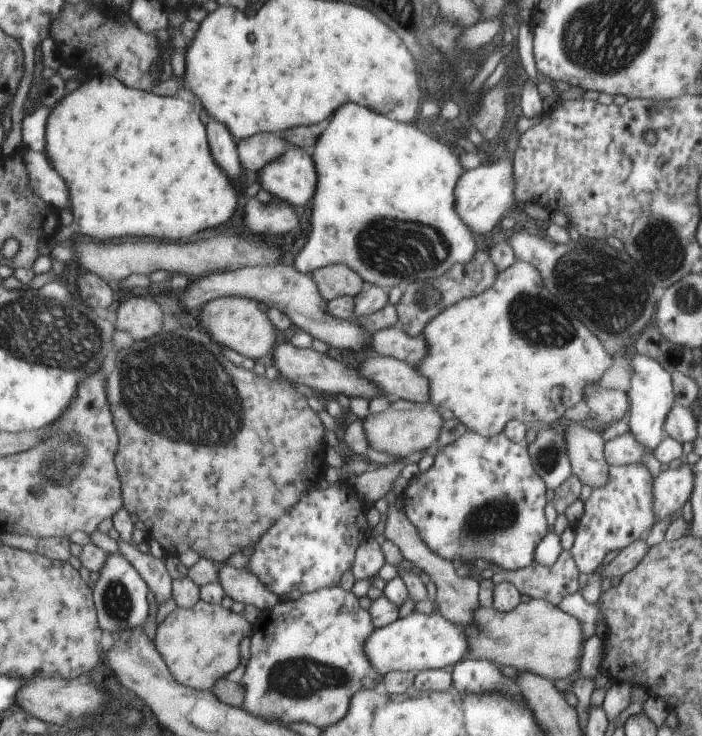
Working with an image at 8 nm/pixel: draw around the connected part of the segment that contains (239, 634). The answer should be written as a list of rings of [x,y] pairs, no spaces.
[[[200,600],[193,608],[184,609],[177,607],[168,614],[168,617],[158,625],[154,644],[164,663],[170,670],[172,677],[183,686],[197,689],[198,691],[211,691],[214,684],[235,670],[240,663],[240,643],[246,637],[251,637],[254,632],[253,626],[245,620],[242,614],[236,614],[232,610],[226,610],[217,603]]]

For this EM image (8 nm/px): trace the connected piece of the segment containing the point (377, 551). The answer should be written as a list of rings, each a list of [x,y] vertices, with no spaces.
[[[369,533],[362,539],[361,545],[355,553],[355,560],[351,572],[357,580],[370,579],[379,574],[386,563],[381,545]]]

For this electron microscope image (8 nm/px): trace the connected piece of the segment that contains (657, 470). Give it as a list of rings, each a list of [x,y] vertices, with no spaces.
[[[630,432],[605,443],[605,460],[609,466],[618,467],[640,463],[649,470],[654,479],[661,473],[662,465],[654,454],[641,446]]]

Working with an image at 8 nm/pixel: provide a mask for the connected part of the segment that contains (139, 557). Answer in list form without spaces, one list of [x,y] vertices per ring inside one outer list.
[[[120,539],[117,543],[120,555],[141,575],[148,589],[154,593],[158,605],[173,597],[170,570],[163,559],[154,558],[150,553],[142,554],[136,545],[127,544]]]

